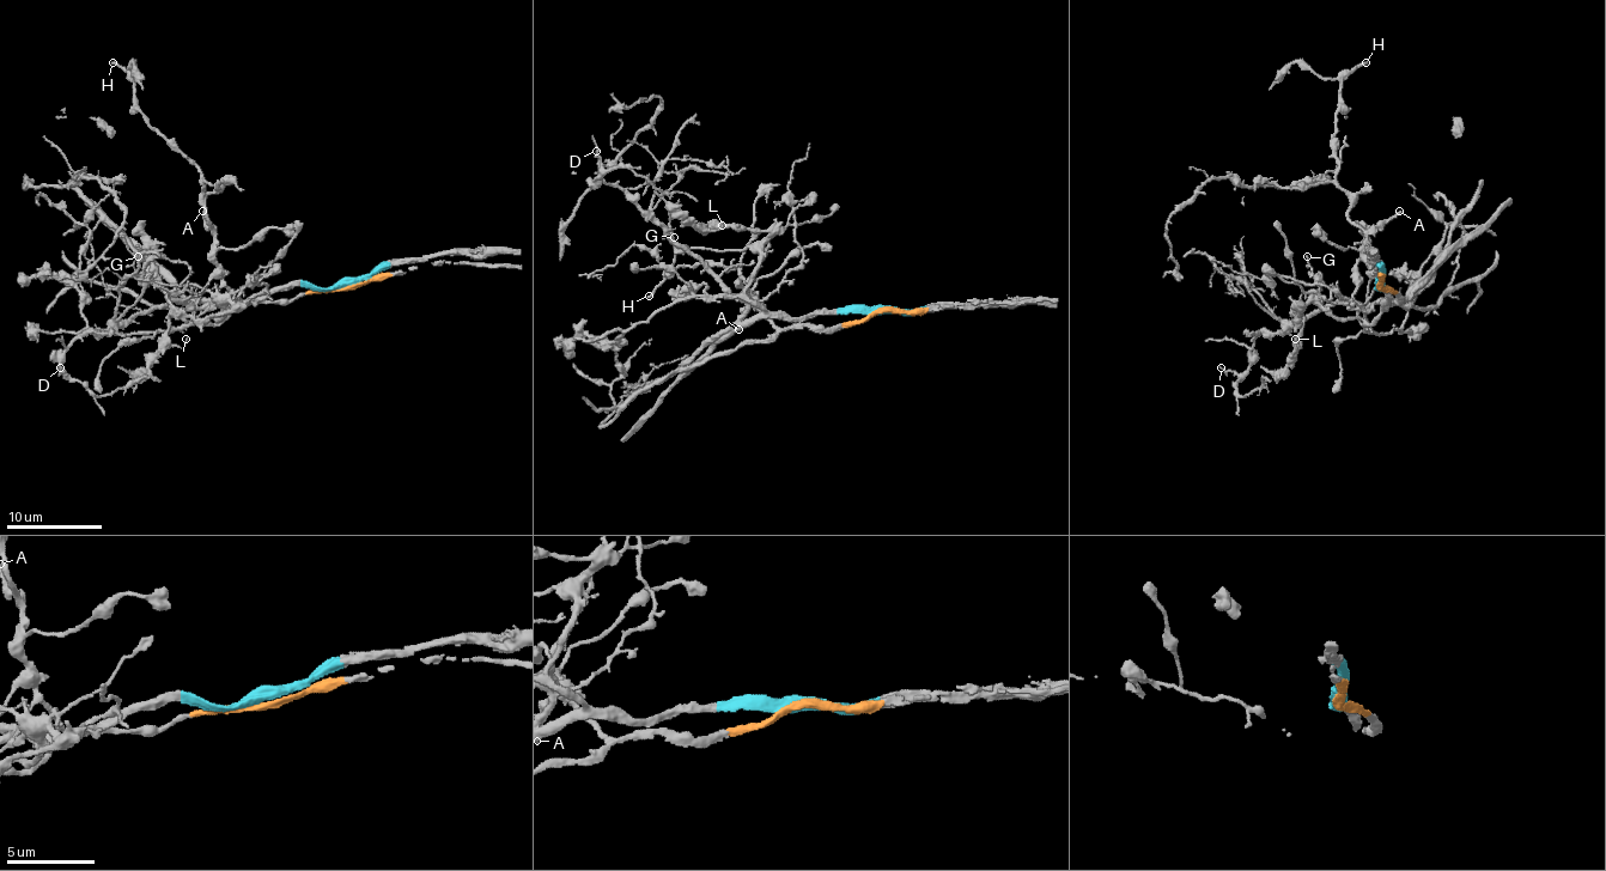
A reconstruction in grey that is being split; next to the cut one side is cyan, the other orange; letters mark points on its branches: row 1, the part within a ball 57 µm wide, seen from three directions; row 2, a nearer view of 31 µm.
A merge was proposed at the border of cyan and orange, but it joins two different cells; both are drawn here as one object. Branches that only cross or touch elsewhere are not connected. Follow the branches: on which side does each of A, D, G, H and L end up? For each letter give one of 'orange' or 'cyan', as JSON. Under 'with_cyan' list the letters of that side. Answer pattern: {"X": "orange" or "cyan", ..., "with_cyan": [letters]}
{"A": "orange", "D": "cyan", "G": "cyan", "H": "orange", "L": "cyan", "with_cyan": ["D", "G", "L"]}

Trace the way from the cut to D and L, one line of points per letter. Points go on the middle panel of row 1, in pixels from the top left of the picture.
D: (883, 309), (749, 318), (742, 302), (621, 190), (595, 178), (600, 171), (595, 150)
L: (883, 309), (819, 311), (800, 318), (771, 316), (744, 292), (768, 235), (740, 227), (704, 230), (723, 225)

